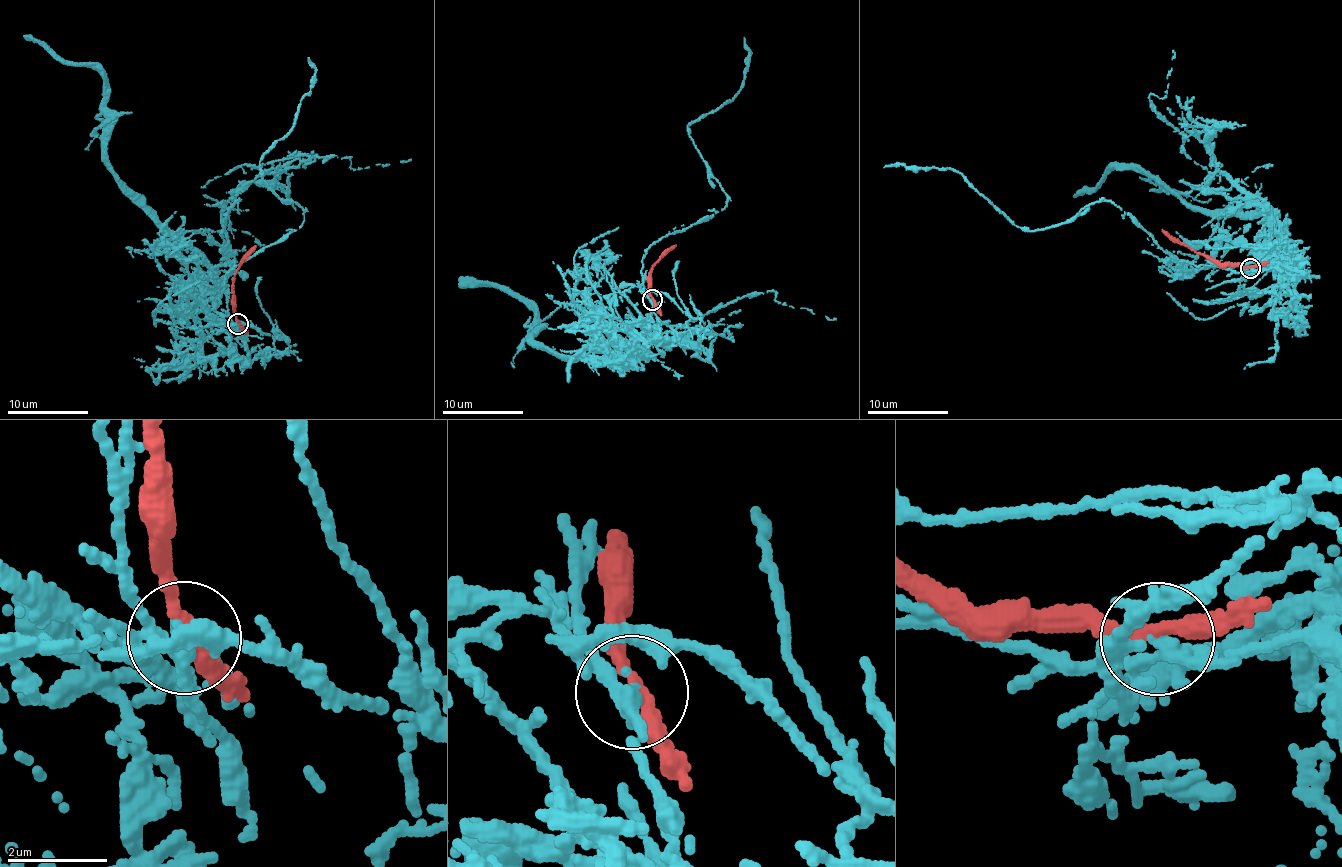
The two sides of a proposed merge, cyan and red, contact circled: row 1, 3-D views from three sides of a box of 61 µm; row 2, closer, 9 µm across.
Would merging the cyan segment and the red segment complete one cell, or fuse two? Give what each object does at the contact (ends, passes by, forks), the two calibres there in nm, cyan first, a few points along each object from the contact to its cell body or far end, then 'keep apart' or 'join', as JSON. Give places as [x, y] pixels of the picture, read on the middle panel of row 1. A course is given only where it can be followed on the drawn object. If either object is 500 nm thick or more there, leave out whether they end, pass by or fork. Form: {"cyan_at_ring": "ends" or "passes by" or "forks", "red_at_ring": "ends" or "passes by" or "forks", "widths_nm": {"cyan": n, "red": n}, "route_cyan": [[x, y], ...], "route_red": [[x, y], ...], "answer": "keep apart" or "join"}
{"cyan_at_ring": "passes by", "red_at_ring": "passes by", "widths_nm": {"cyan": 240, "red": 280}, "route_cyan": [[651, 299], [655, 326], [634, 326], [636, 361], [629, 367], [537, 345], [532, 308], [492, 286], [458, 279]], "route_red": [[653, 299], [650, 295], [652, 265], [665, 250], [675, 245]], "answer": "keep apart"}

